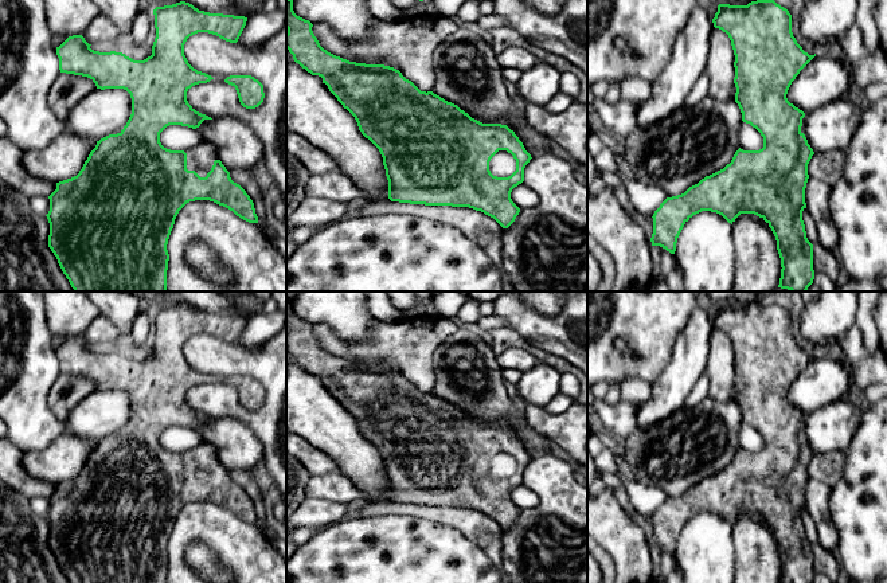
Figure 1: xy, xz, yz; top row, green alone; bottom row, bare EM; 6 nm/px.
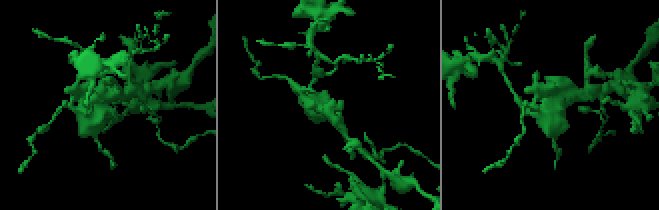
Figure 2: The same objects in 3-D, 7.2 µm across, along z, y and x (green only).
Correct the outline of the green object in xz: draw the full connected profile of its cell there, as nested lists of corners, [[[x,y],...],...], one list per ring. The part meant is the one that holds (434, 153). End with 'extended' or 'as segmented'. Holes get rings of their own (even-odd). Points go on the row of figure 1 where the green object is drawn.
[[[286,0],[286,48],[296,63],[328,86],[355,117],[362,134],[379,149],[391,201],[469,207],[493,218],[503,228],[515,222],[520,208],[512,201],[511,192],[524,181],[524,168],[532,157],[513,130],[501,124],[482,124],[433,91],[421,91],[394,67],[349,62],[328,52],[320,46],[312,27],[309,20],[294,13],[293,0]]]; extended

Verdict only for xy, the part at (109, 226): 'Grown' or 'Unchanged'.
Grown

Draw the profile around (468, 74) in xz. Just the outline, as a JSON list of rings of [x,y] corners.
[[[458,26],[453,34],[448,35],[434,50],[433,63],[437,77],[434,94],[457,105],[482,124],[507,125],[515,132],[530,154],[551,153],[550,138],[536,132],[527,122],[521,124],[517,120],[517,111],[504,85],[503,67],[497,62],[497,55],[492,46],[472,30],[472,26]]]

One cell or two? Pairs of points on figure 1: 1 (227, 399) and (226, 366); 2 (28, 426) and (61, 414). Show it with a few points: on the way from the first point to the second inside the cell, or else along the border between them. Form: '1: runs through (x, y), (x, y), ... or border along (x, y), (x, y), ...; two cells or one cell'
1: runs through (219, 391), (215, 382), (219, 374); one cell
2: border along (51, 386), (49, 392), (50, 411), (63, 425); two cells

